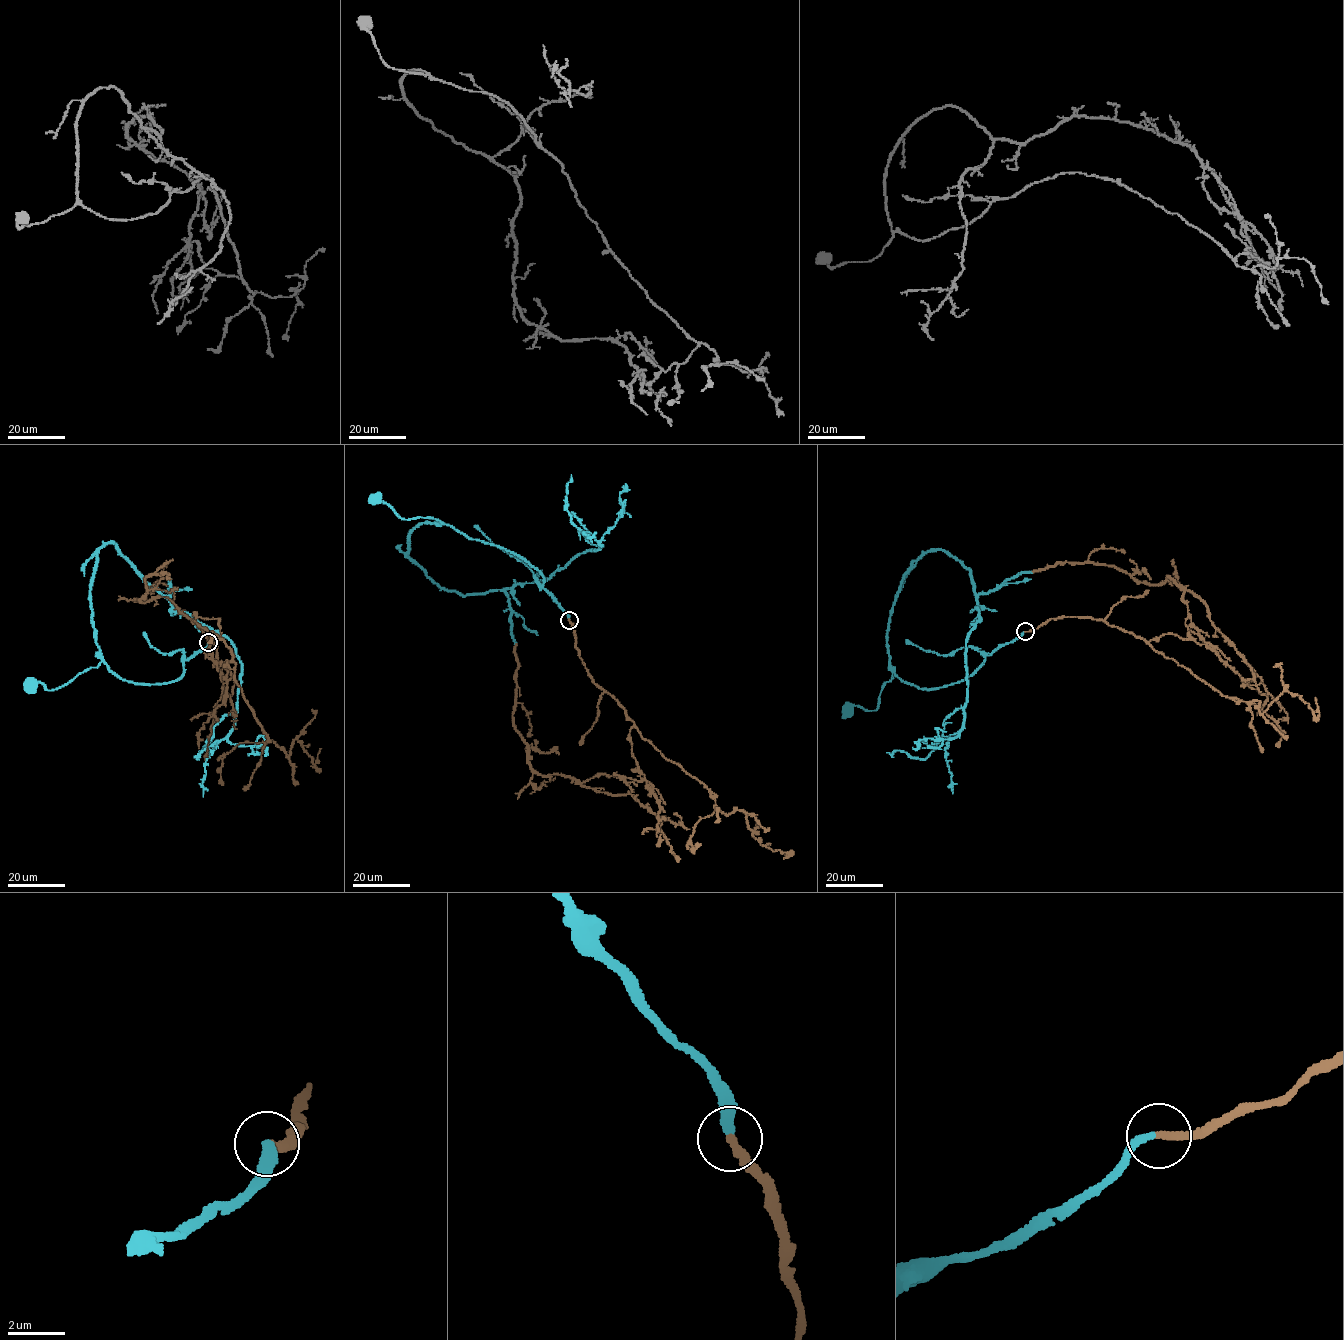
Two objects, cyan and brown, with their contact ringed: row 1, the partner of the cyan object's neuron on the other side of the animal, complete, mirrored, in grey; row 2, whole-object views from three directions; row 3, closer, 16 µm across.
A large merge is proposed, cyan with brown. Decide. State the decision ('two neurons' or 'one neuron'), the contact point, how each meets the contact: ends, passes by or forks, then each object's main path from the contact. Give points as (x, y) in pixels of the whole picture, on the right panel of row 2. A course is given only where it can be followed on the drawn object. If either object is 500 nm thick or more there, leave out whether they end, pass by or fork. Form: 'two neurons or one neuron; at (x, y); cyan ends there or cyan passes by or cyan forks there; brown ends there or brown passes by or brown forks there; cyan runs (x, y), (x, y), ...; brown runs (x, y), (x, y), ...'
one neuron; at (1025, 631); cyan ends there; brown ends there; cyan runs (1025, 631), (987, 655), (962, 680), (927, 689), (893, 672), (876, 709), (855, 705), (848, 710); brown runs (1025, 631), (1092, 617), (1213, 648), (1170, 577), (1032, 571)

